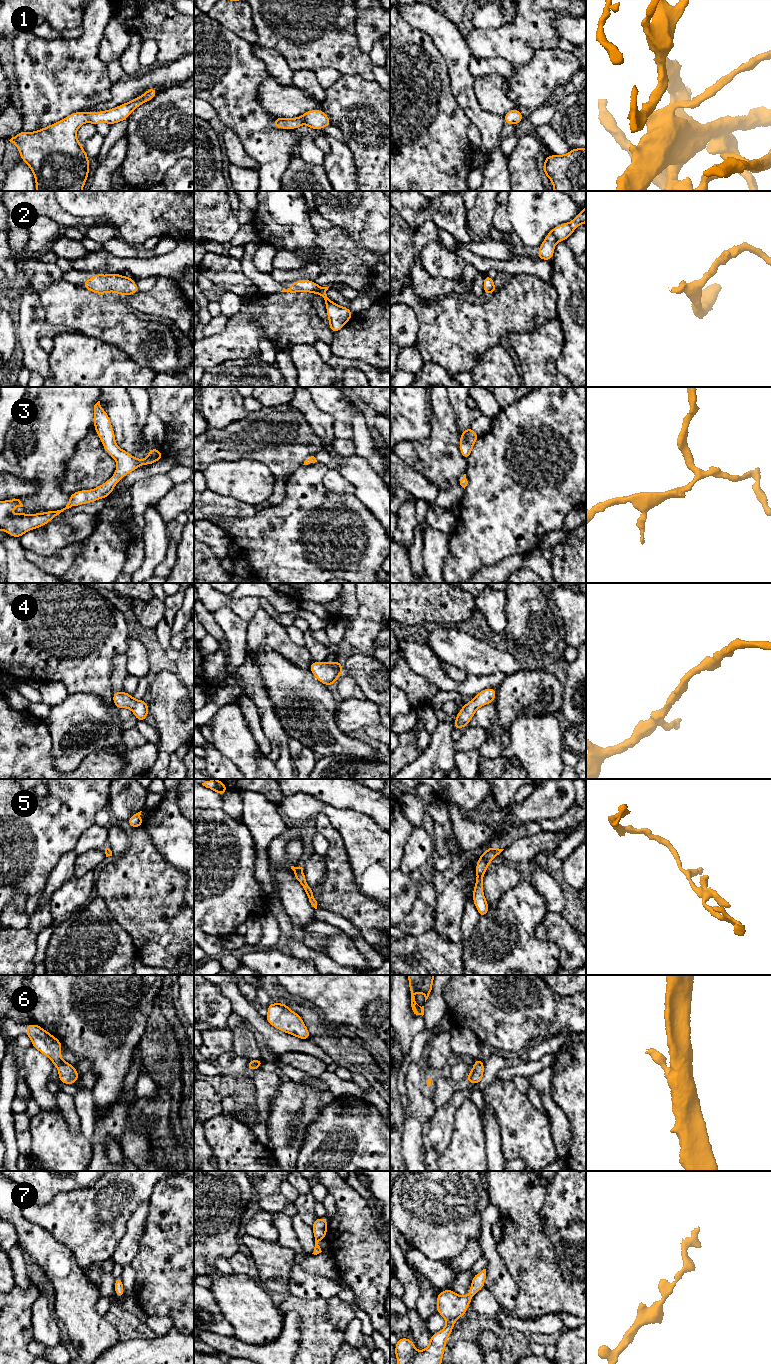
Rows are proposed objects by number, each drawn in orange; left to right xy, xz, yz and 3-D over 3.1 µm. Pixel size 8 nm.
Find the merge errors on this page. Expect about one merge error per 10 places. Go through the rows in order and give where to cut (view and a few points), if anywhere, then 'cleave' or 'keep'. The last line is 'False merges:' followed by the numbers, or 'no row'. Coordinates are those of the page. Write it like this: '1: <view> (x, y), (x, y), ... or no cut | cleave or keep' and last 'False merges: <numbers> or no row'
1: no cut | keep
2: no cut | keep
3: no cut | keep
4: no cut | keep
5: no cut | keep
6: no cut | keep
7: no cut | keep
False merges: no row

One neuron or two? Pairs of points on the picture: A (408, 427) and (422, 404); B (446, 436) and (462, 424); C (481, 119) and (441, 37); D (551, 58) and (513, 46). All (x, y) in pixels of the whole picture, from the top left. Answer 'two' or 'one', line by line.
A: one
B: two
C: one
D: two

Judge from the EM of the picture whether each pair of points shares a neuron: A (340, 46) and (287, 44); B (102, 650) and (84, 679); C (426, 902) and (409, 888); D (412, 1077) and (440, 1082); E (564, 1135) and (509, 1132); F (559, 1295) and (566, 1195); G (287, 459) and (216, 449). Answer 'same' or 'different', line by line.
A: same
B: same
C: different
D: different
E: different
F: different
G: same

